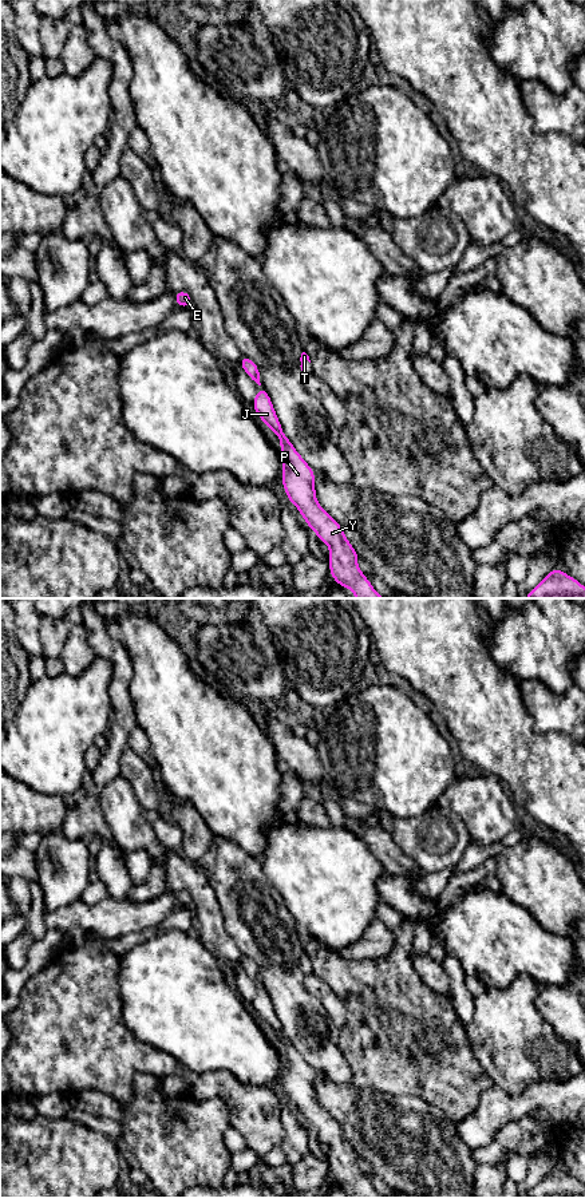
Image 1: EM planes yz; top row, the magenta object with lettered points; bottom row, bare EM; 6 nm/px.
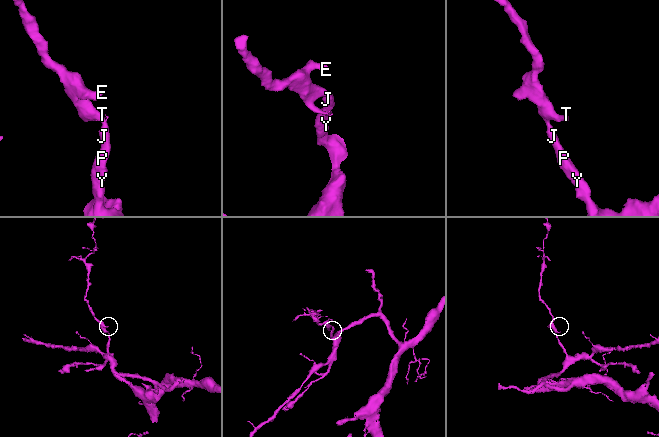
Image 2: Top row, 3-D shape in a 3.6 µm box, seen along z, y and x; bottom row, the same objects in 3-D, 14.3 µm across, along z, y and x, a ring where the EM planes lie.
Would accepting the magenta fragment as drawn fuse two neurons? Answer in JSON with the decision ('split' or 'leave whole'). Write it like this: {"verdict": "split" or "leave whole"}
{"verdict": "leave whole"}

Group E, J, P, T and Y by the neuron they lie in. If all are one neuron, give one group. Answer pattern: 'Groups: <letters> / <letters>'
Groups: E J P T Y

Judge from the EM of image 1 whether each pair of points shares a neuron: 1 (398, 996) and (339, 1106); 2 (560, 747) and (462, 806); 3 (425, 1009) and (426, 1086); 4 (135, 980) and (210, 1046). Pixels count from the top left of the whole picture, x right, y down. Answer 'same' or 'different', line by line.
1: different
2: different
3: same
4: same

